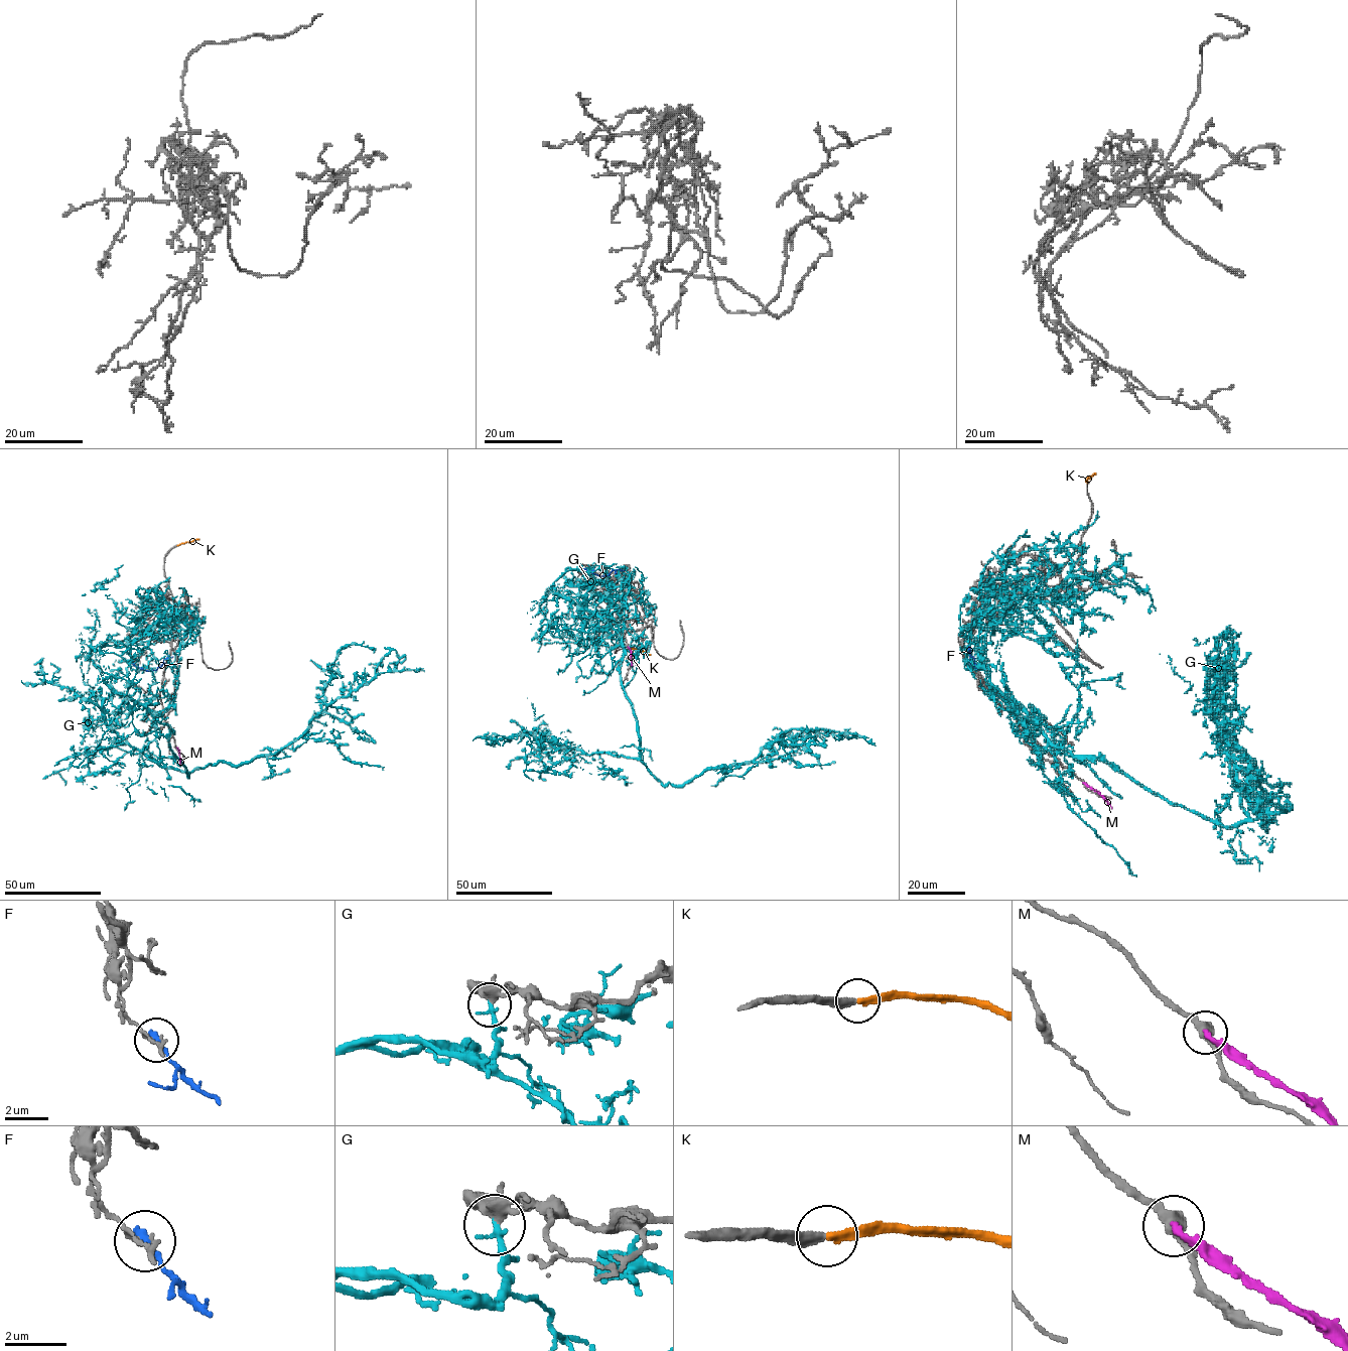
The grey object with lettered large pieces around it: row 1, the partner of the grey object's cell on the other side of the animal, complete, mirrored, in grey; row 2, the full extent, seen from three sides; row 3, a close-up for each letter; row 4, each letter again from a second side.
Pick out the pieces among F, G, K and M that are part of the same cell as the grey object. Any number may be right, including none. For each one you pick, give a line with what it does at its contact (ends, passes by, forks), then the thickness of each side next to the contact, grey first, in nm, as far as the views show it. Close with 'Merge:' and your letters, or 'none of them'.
Merge: none of them

